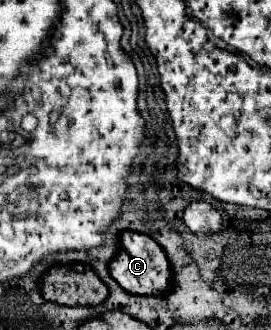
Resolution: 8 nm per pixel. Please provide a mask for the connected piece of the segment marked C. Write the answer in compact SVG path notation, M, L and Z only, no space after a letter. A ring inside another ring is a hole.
M134 231L122 233L122 251L110 263L110 275L120 283L122 289L134 295L162 297L162 295L170 295L170 291L174 289L174 271L162 247L152 237Z

